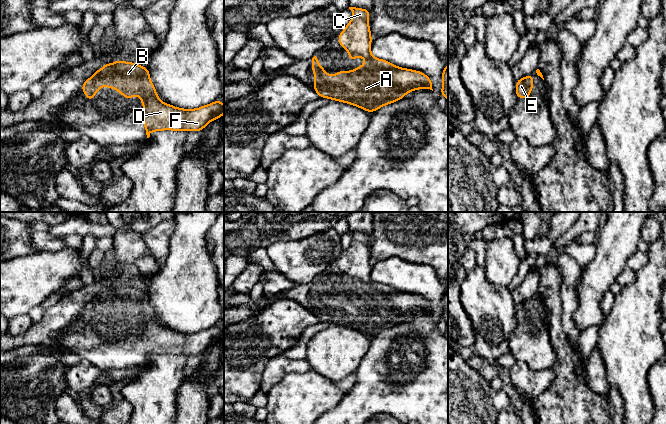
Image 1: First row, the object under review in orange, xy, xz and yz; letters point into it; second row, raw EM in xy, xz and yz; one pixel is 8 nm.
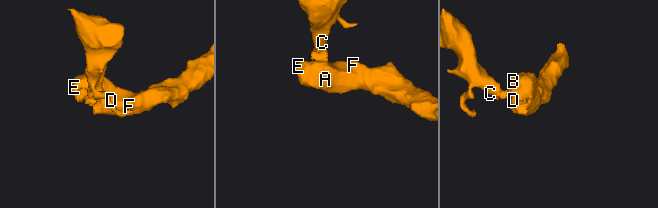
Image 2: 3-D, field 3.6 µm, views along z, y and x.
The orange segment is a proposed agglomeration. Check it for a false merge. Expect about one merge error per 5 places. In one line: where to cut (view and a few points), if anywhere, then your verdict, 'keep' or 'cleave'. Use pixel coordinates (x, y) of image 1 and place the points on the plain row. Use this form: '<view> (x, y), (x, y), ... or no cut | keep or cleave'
no cut | keep

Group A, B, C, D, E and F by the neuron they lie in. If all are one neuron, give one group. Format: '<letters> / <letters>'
A B C D E F

